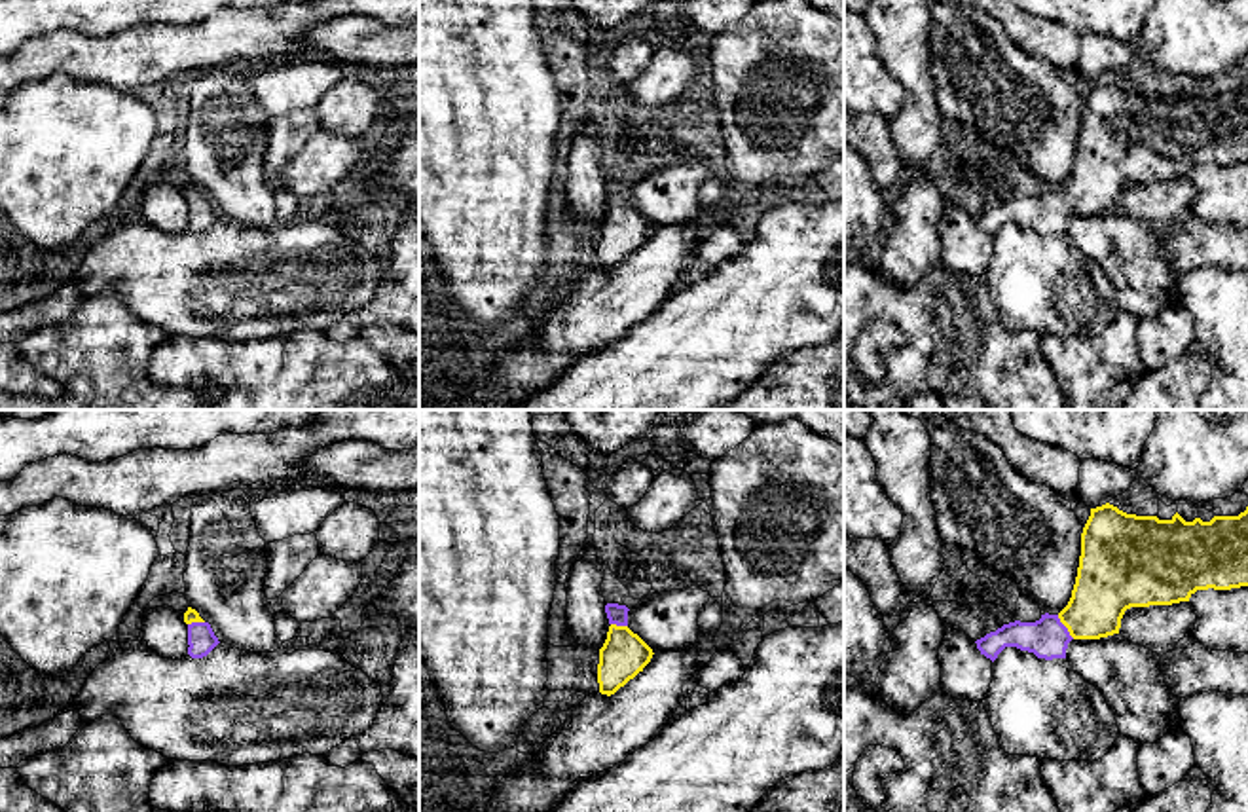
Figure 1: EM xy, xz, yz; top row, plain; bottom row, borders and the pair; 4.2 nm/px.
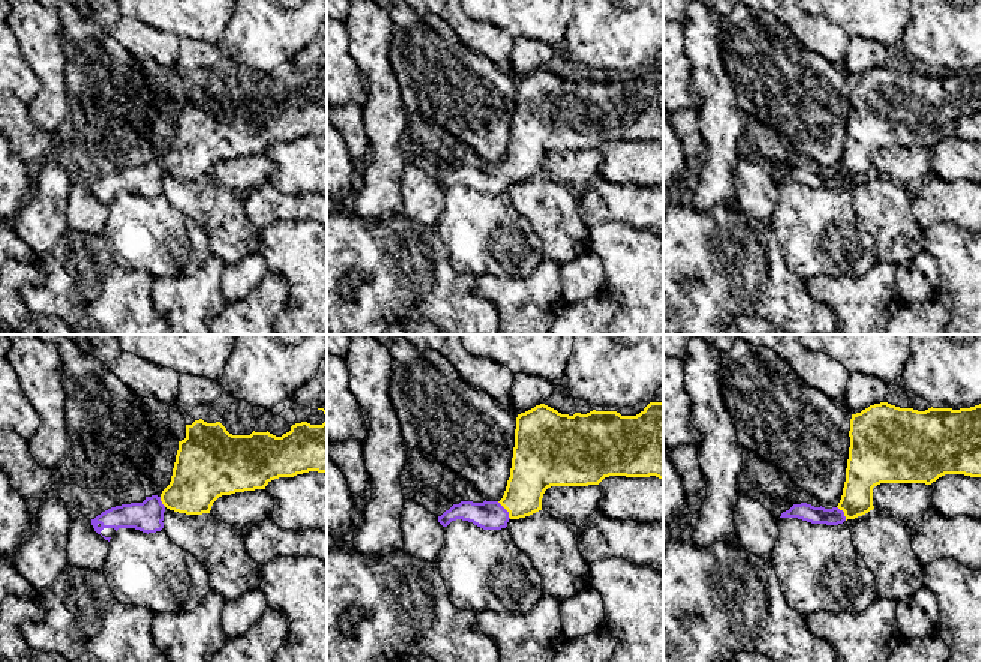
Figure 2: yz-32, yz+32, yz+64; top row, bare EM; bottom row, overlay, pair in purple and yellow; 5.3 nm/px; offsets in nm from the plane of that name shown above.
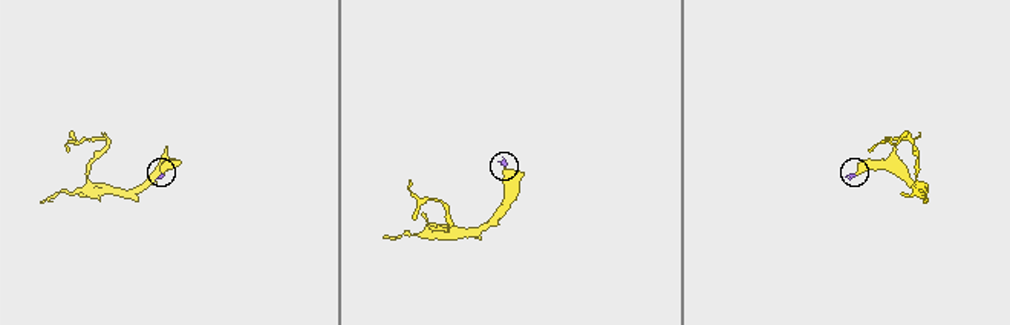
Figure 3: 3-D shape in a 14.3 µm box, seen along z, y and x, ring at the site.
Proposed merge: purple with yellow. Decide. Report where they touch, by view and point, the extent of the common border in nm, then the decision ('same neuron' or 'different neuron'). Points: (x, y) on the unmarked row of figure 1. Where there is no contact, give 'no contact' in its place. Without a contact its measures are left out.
yz (1064, 202) | 130 nm | same neuron

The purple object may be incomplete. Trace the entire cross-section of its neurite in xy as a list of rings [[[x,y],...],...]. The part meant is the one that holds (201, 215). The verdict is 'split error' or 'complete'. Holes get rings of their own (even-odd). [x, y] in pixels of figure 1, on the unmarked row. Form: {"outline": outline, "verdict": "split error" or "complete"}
{"outline": [[[188,182],[184,197],[188,199],[188,230],[192,233],[207,231],[220,218],[211,199],[195,184]]], "verdict": "split error"}

